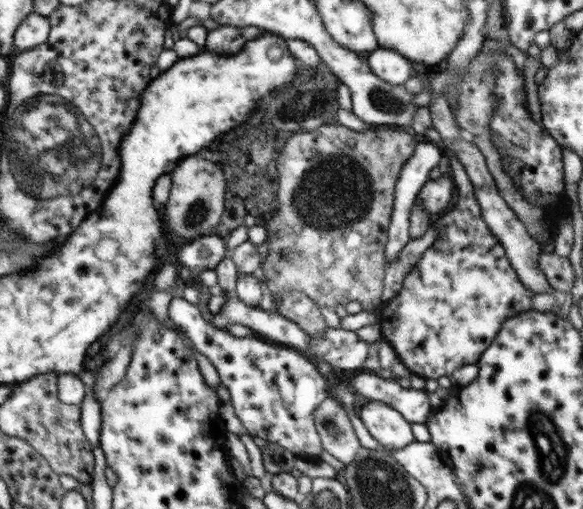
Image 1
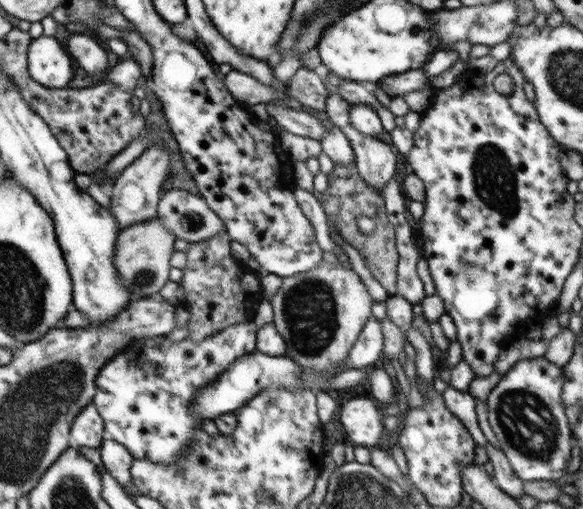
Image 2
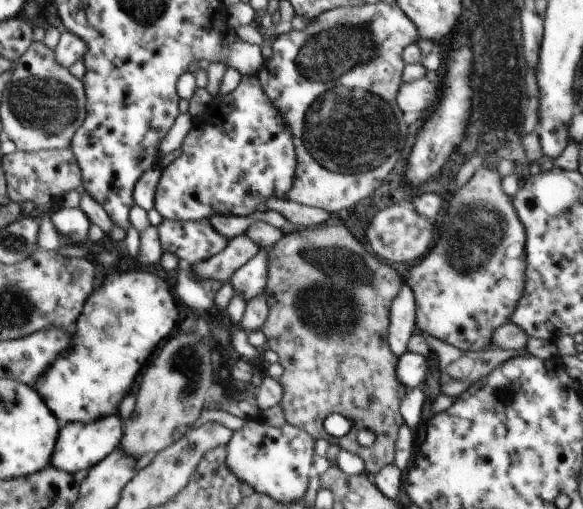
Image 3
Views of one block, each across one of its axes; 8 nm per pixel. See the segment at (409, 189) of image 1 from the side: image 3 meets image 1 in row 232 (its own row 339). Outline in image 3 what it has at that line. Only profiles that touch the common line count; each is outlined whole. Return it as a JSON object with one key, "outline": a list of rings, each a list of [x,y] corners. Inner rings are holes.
{"outline":[[[403,282],[389,306],[388,346],[399,358],[407,351],[407,344],[417,328],[414,291]]]}

